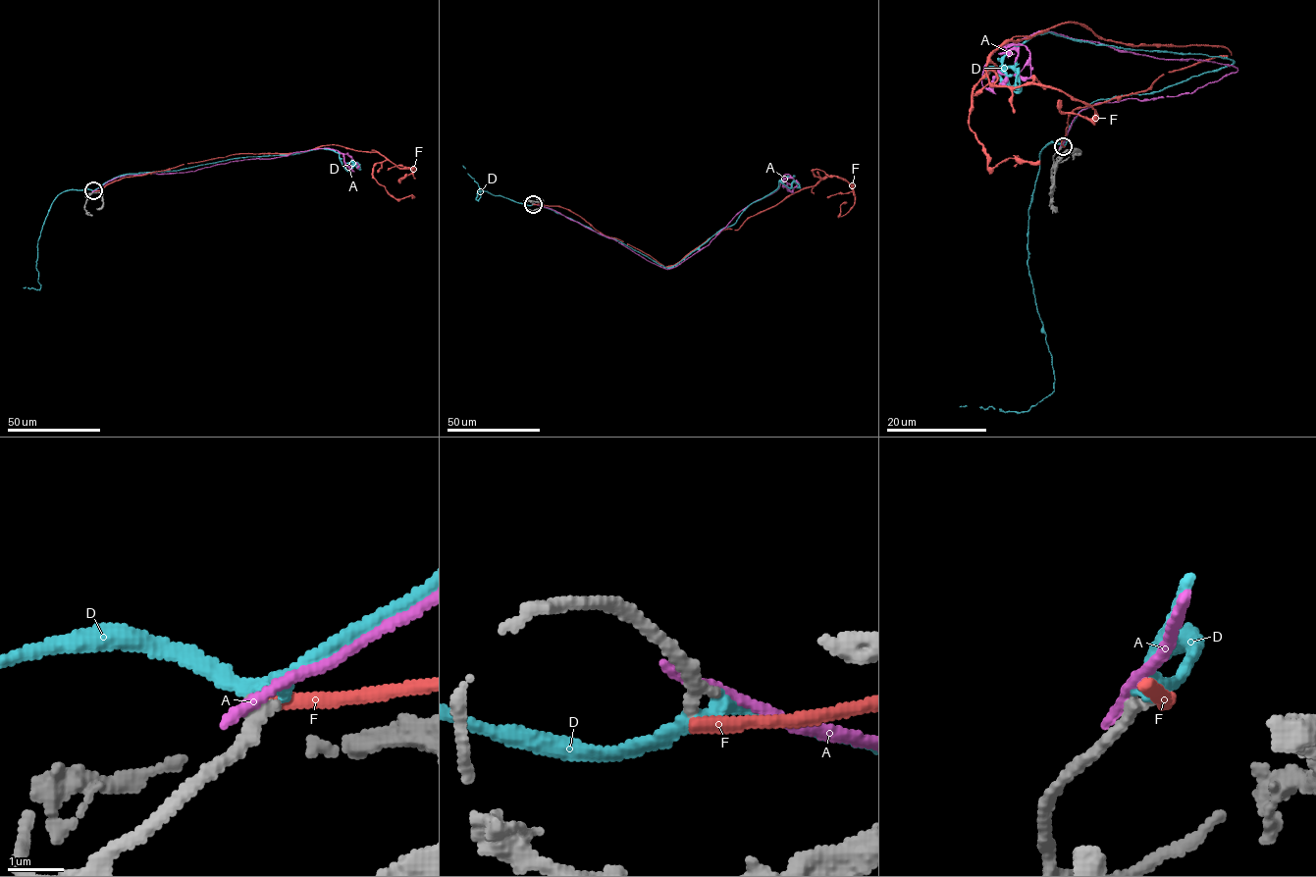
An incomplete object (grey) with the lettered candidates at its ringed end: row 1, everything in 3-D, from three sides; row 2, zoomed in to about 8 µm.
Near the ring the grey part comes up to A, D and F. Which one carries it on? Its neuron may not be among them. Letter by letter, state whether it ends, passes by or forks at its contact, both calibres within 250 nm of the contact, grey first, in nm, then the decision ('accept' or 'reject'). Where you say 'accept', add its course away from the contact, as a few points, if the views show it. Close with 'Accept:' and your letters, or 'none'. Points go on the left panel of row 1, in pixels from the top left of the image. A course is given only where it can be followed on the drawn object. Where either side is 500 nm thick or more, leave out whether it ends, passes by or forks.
A: it ends; calibres 280 and 240 nm; reject
D: it passes by; calibres 260 and 240 nm; accept; course (92, 190), (128, 174), (178, 171), (319, 148), (338, 154), (347, 171), (352, 162), (359, 168), (356, 162)
F: it ends; calibres 240 and 240 nm; reject
Accept: D

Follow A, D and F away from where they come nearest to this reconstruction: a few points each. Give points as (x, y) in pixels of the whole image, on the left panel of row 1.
A: (93, 191), (126, 175), (185, 173), (322, 148), (347, 153), (352, 164), (348, 166), (343, 156)
D: (92, 190), (128, 174), (178, 171), (319, 148), (338, 154), (347, 171), (352, 162), (359, 168), (356, 162)
F: (92, 191), (184, 164), (328, 145), (379, 152), (415, 169), (400, 180), (406, 174)

